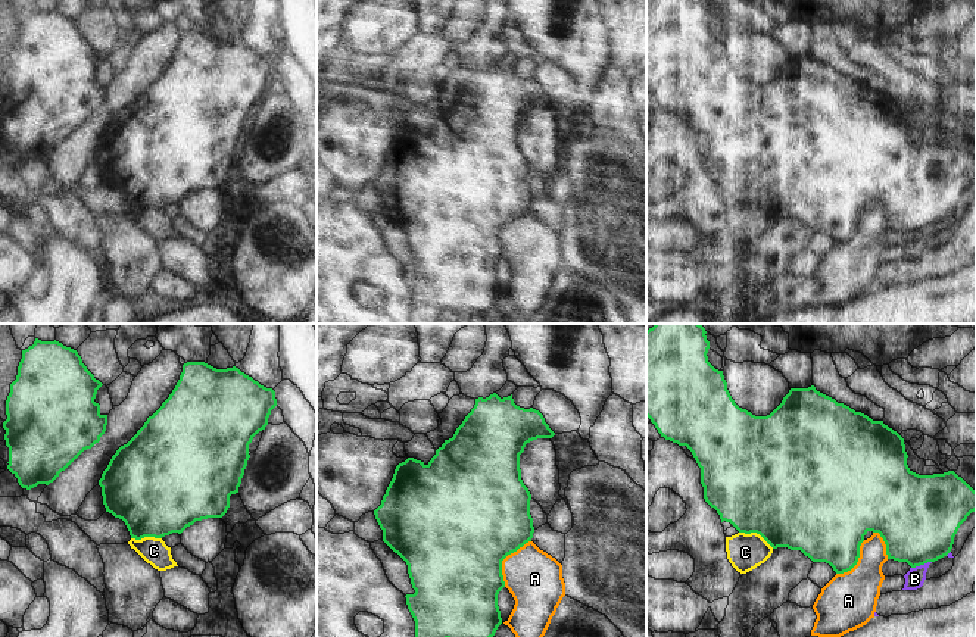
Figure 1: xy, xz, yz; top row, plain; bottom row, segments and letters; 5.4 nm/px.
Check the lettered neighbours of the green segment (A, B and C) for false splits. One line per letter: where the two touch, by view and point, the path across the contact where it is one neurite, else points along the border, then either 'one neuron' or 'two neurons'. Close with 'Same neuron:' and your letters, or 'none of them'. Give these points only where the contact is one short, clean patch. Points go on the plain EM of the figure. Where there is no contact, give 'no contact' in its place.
A: meets green in xz at (504, 228); two neurons
B: meets green in yz at (920, 234); border along yz (931, 231), (911, 239); two neurons
C: meets green in yz at (757, 203); border along yz (739, 202), (758, 203), (773, 218); two neurons
Same neuron: none of them

